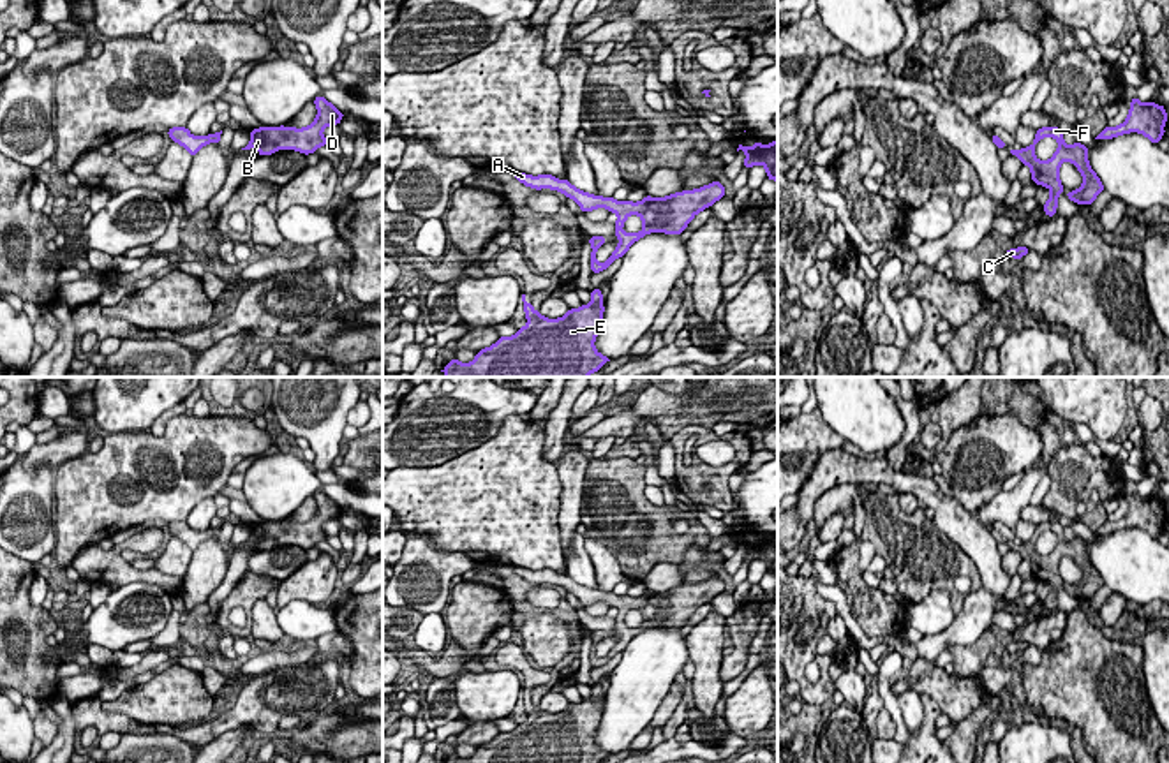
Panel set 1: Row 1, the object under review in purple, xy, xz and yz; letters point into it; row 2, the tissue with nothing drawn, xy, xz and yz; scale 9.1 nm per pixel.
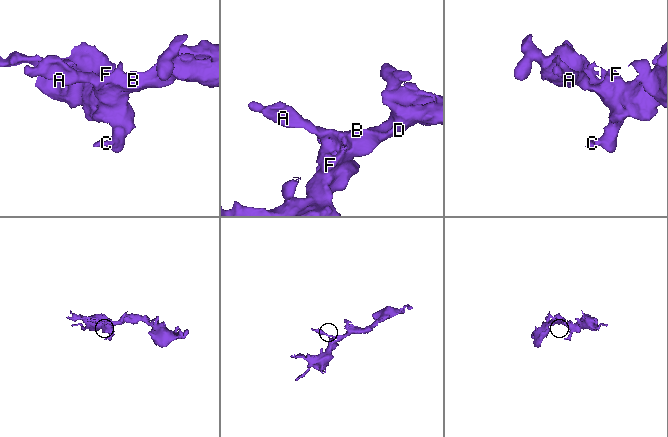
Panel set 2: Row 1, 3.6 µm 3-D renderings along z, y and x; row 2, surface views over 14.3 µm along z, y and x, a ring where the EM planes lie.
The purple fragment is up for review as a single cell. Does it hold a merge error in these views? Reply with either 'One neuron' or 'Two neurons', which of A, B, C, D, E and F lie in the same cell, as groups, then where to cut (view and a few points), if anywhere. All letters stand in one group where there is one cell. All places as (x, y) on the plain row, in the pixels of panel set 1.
One neuron. Groups: A B C D E F. No split

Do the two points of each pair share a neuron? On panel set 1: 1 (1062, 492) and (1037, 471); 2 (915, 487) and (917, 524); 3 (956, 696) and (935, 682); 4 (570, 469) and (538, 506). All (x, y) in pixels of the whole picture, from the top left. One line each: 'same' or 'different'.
1: different
2: different
3: same
4: different

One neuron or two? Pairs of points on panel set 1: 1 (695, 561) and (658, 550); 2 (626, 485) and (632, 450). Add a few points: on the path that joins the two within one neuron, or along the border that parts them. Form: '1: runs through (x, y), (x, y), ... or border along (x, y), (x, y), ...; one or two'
1: border along (706, 547), (693, 545), (677, 564); two
2: border along (618, 457), (630, 457), (633, 460); two

